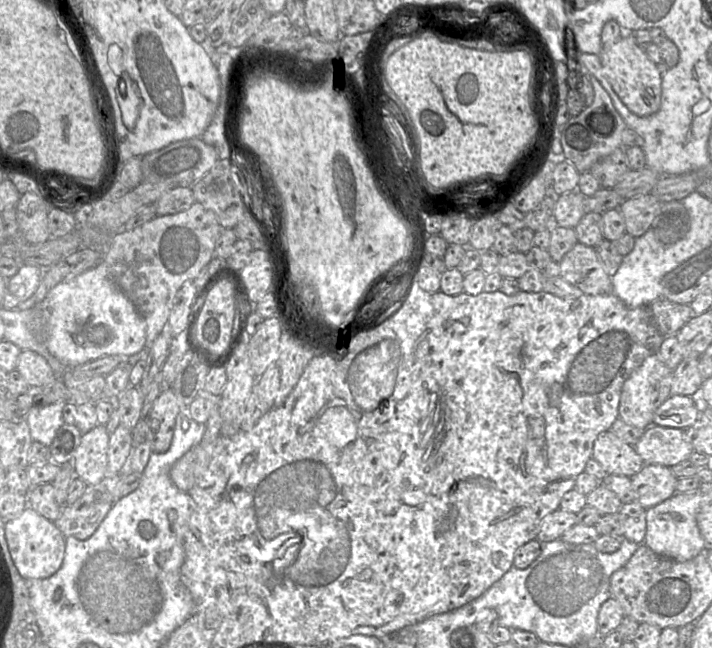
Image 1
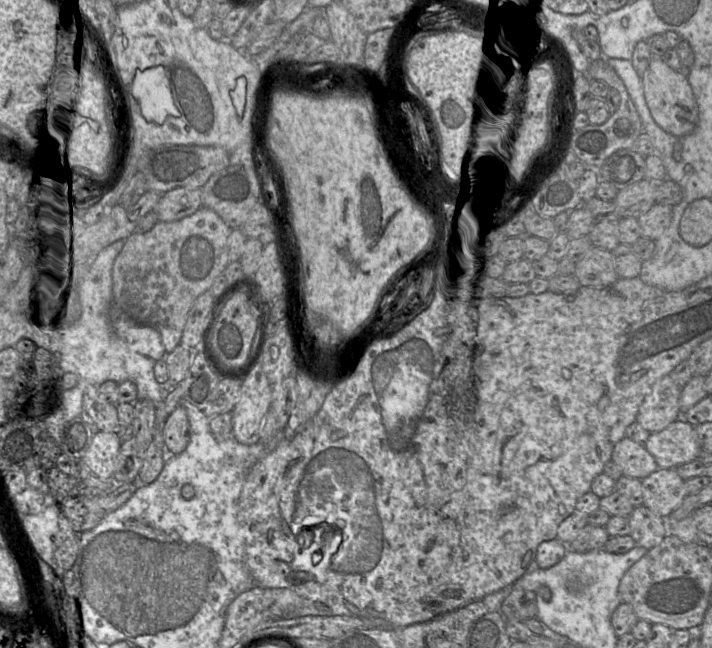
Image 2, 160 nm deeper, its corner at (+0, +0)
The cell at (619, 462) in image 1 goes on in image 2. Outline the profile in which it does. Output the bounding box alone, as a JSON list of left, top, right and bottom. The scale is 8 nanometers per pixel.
[611,437,659,478]

